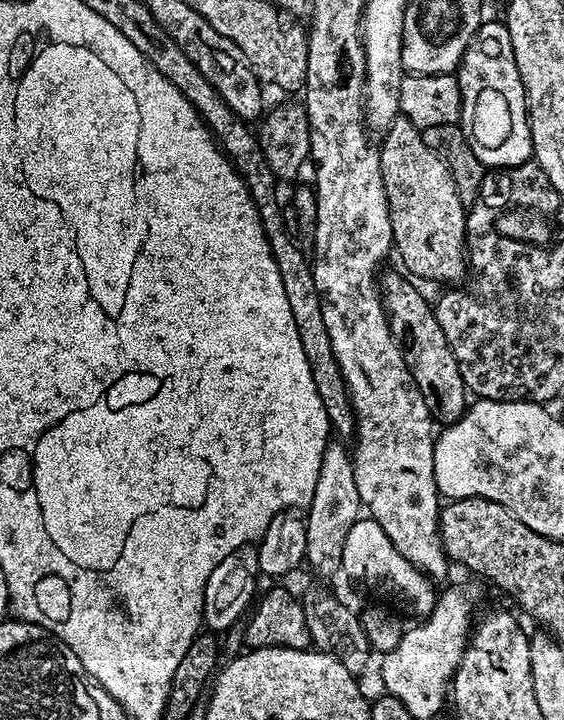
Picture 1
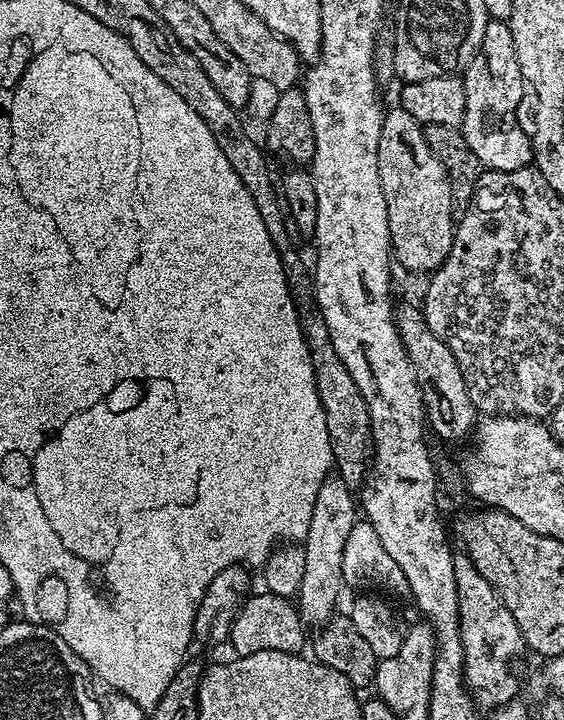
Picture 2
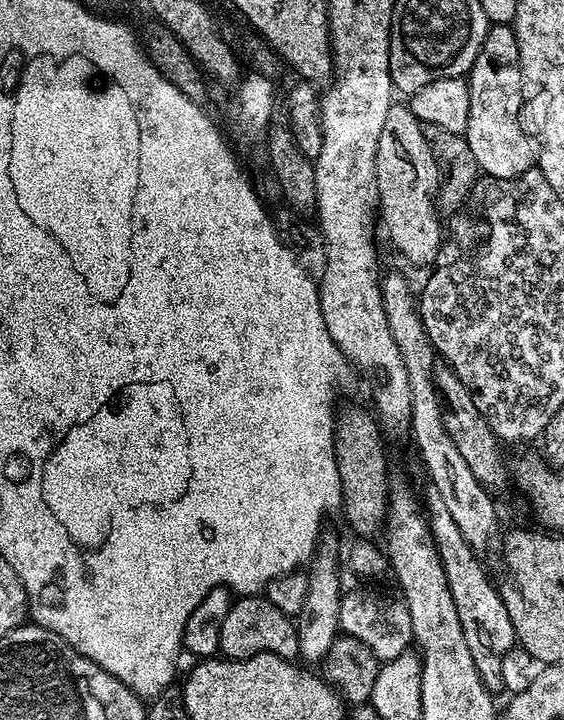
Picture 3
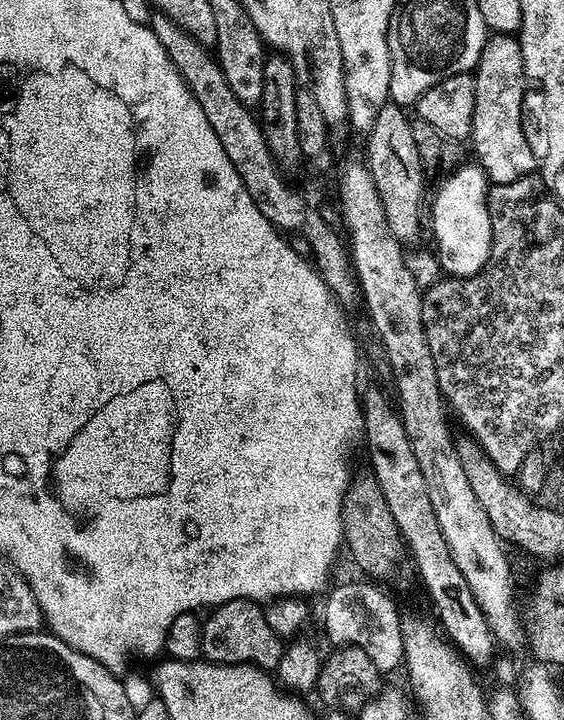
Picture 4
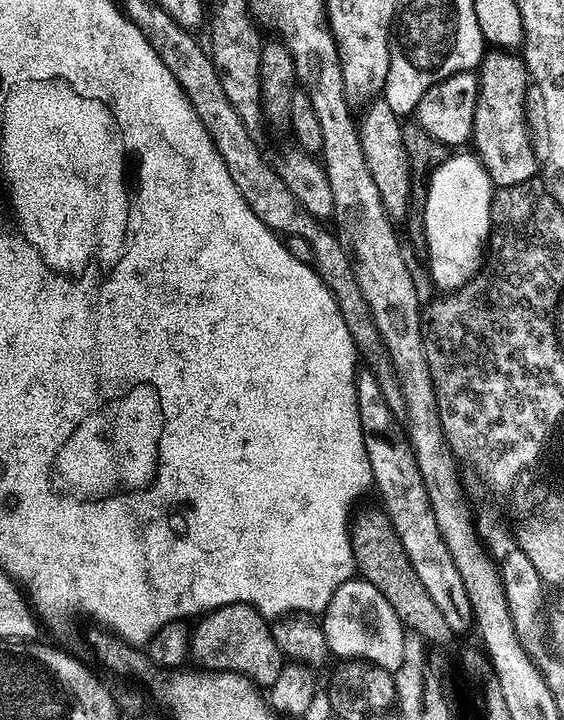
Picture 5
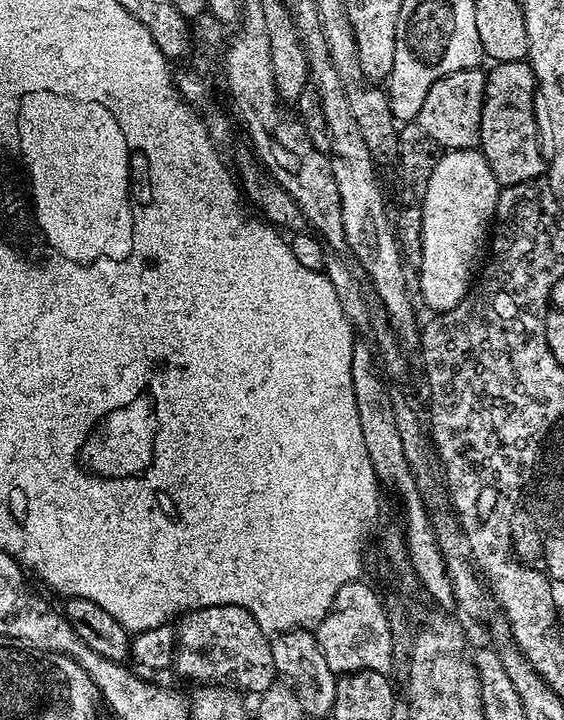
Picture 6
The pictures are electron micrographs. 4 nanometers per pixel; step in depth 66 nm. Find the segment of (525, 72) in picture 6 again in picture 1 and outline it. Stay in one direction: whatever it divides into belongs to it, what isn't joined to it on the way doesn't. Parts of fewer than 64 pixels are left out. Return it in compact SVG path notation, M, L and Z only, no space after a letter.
M485 19L480 29L474 34L460 60L458 69L460 93L462 94L462 114L460 128L470 142L470 150L489 169L507 170L517 168L533 159L532 131L528 125L528 101L524 97L522 78L518 74L518 62L514 62L514 46L510 46L510 30L507 23Z

